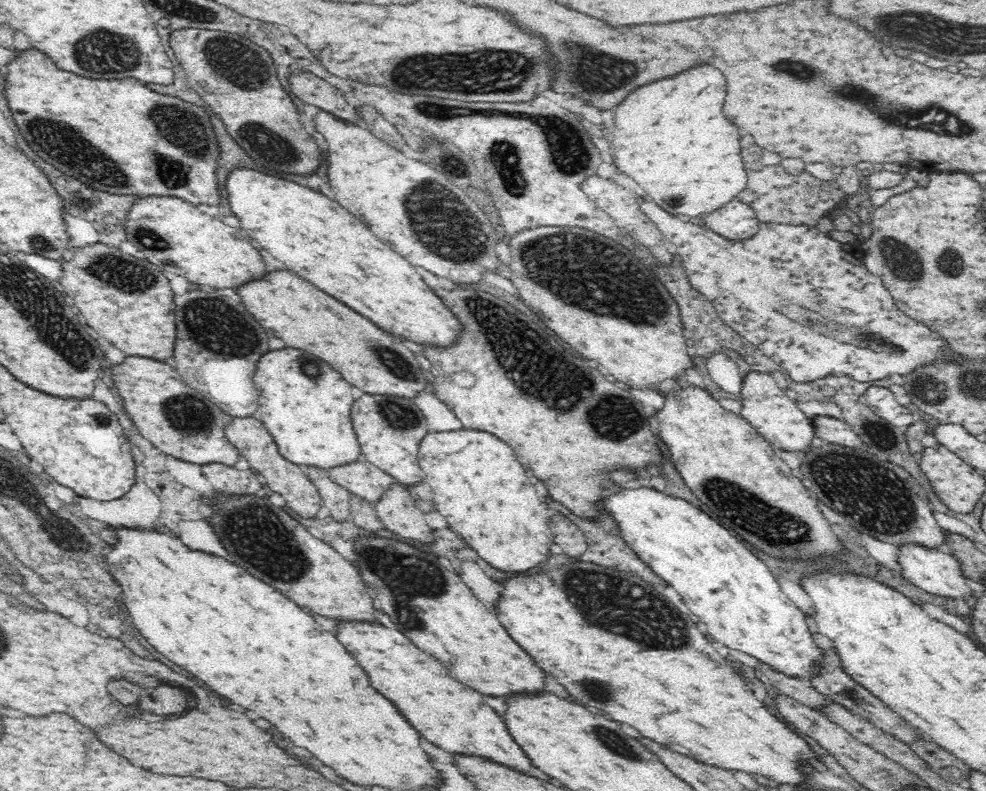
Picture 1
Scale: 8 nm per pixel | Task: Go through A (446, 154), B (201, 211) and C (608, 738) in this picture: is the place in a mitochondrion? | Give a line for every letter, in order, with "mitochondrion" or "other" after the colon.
A: other
B: other
C: mitochondrion

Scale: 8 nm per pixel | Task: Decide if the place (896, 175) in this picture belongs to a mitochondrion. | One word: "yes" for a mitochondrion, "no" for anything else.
no

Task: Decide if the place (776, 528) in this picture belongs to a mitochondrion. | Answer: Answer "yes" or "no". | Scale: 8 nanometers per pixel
yes

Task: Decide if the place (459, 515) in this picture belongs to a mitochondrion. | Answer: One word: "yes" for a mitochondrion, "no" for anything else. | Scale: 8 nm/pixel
no

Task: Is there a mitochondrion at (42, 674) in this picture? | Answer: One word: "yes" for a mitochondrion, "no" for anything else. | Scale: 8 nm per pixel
no

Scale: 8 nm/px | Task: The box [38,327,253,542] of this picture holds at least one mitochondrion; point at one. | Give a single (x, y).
(190, 415)

